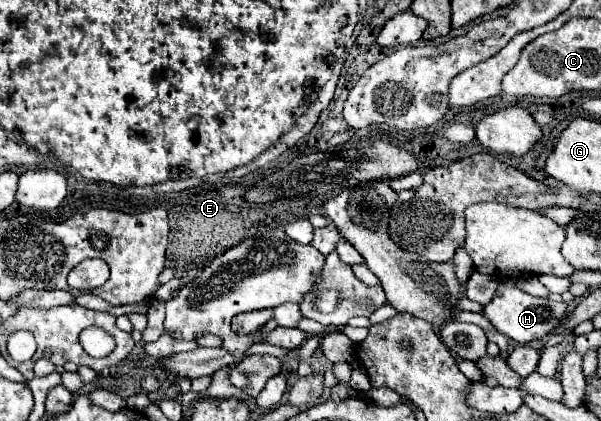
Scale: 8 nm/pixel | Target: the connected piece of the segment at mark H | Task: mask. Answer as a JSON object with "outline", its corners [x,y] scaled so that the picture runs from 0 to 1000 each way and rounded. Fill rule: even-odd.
{"outline":[[[829,672],[822,710],[805,729],[805,748],[815,758],[815,767],[842,800],[855,805],[865,819],[879,819],[885,810],[895,810],[918,791],[942,753],[945,753],[945,724],[938,715],[918,715],[908,705],[885,705],[872,691],[865,691],[852,672]]]}

